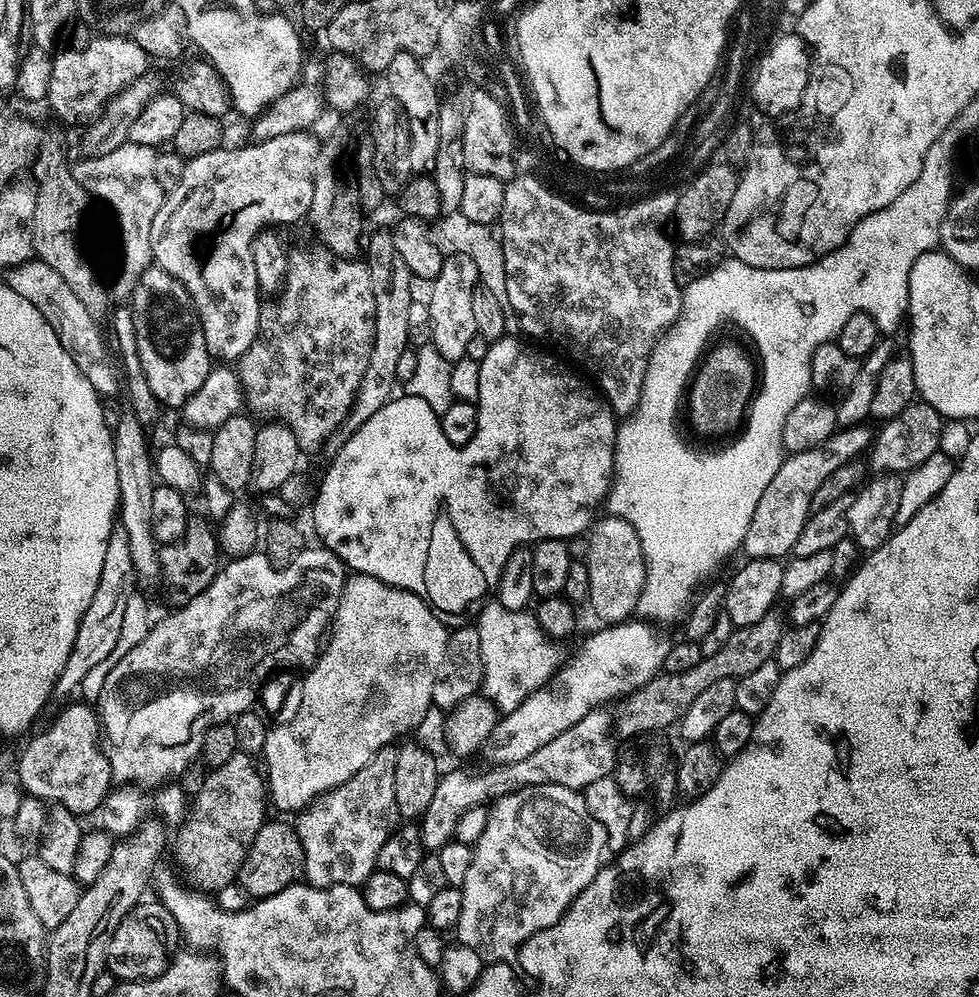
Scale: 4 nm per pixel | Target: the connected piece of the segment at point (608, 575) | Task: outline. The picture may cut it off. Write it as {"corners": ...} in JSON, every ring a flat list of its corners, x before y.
{"corners":[[611,514,597,519,587,529,589,570,589,594,587,603,592,603,592,612,605,625,611,626,627,621,635,613,646,582,646,566,642,554,642,542,634,534,634,526]]}

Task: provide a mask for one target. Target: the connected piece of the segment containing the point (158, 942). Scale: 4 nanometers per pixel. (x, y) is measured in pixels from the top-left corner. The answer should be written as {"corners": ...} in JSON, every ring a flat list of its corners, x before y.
{"corners":[[141,902,134,905,126,914,126,918,118,922,112,937,108,940,104,951,106,968,107,971,115,974,117,981,153,980,161,976,170,963,167,940,168,936,177,935,176,923,164,904,148,903]]}

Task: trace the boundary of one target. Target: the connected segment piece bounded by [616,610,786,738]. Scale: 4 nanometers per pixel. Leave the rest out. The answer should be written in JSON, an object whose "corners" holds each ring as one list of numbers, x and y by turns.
{"corners":[[779,611,768,612,758,622,750,626,732,628,729,636,725,638,724,645,717,650,713,656,705,655,698,666,691,667,681,673,663,673,655,676,650,682,646,682,642,688,637,688,623,701,624,706,620,712,616,724,618,732,624,738,641,736,643,732,660,732,668,730,675,725,690,710,694,698,703,694,716,680,736,680,739,677,750,674,762,662,773,659,776,654,776,647,782,638,786,627,786,620]]}

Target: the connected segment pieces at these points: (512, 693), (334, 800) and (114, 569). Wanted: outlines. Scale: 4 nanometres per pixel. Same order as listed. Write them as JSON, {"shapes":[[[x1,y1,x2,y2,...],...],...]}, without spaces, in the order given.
{"shapes":[[[499,602,491,603,485,603,479,609,480,617,474,620,482,642,482,692,495,708,507,714,513,712,531,692,545,687,555,677,562,659,559,650,552,645,555,644,553,637,544,632,531,611,508,610]],[[389,746,378,750,374,758,370,758,370,762,358,770,358,774,316,797,295,817,294,827,304,851,303,879,313,888,333,888,339,884,360,886,369,874,376,871,378,850,386,846,386,838,392,836,402,820,398,814,398,802,394,802,394,766,398,766,396,748]],[[113,527,110,538,106,542,106,558,102,562,102,574,98,578,98,590,94,590,94,598,90,598,90,606,86,606,86,614,82,614,78,634,74,634,74,646,70,650,70,658,66,658,66,666,62,666,62,674,56,683,55,695,68,696,80,687,82,678,98,666,98,662,110,655,118,642,118,634,122,634,122,617,126,614,126,602,137,595,138,581,134,568,134,558,130,556,130,538,126,536,124,527]]]}

